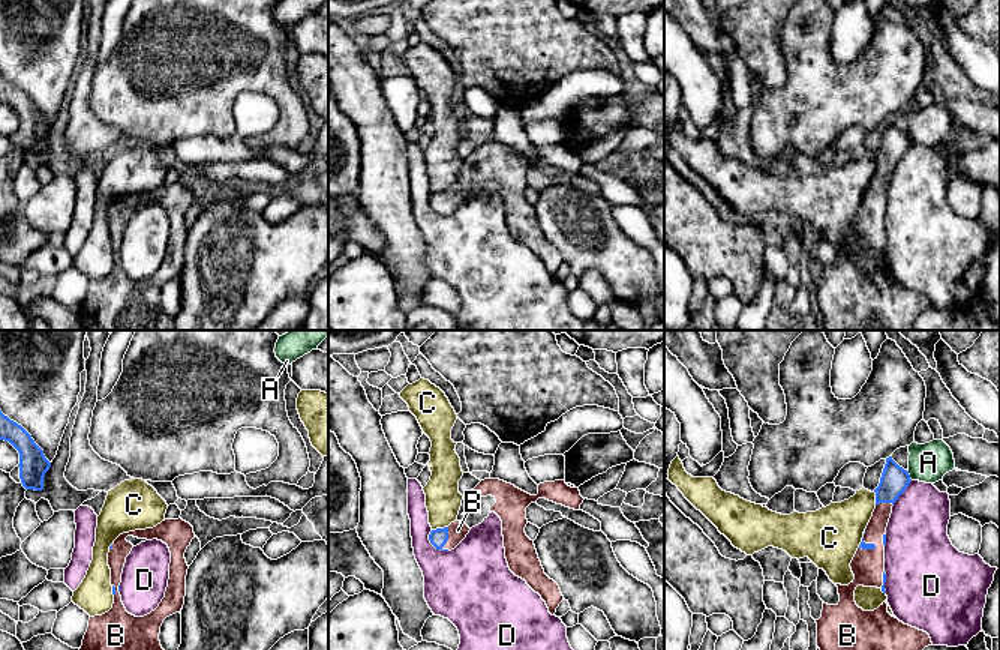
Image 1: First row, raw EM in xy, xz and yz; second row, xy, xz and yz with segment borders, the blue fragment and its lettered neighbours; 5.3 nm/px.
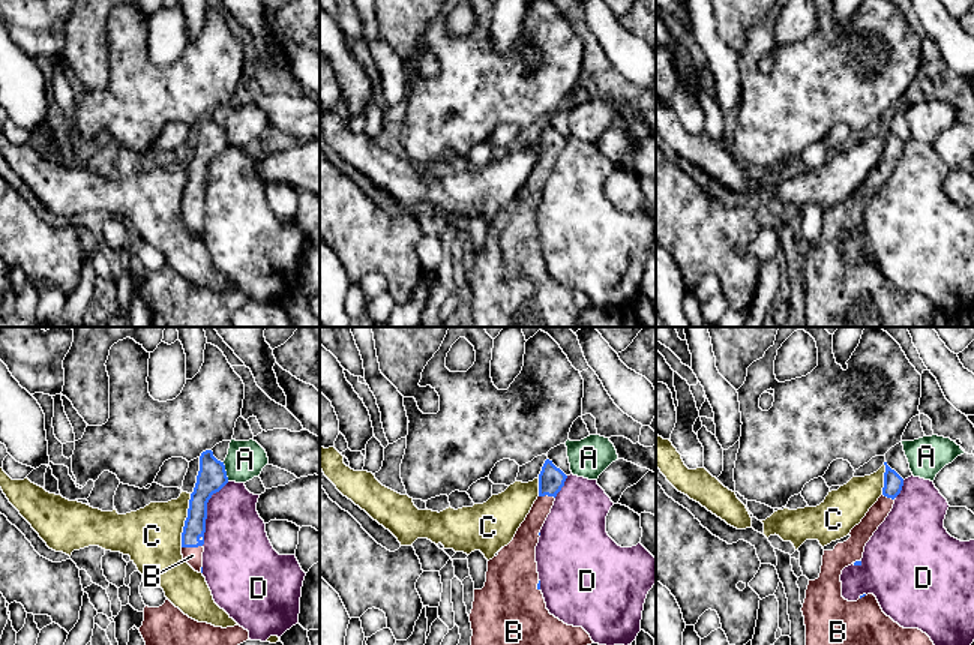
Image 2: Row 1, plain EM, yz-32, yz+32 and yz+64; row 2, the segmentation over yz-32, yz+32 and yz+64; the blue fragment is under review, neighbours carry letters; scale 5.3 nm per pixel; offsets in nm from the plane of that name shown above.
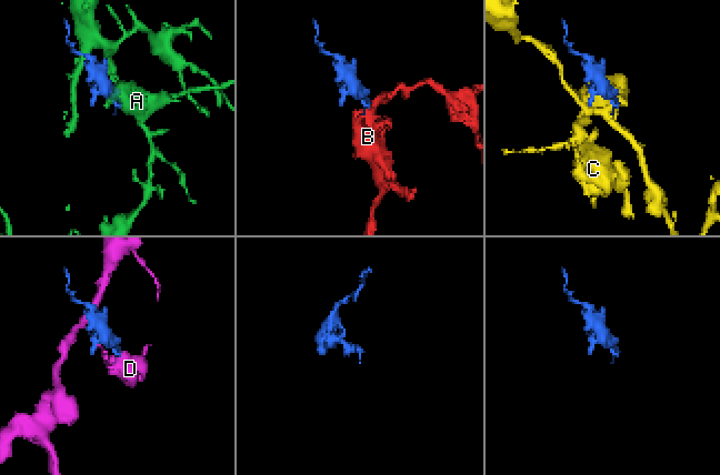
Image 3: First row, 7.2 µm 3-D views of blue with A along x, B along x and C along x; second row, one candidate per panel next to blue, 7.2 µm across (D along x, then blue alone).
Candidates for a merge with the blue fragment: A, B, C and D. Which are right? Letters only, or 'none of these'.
B

